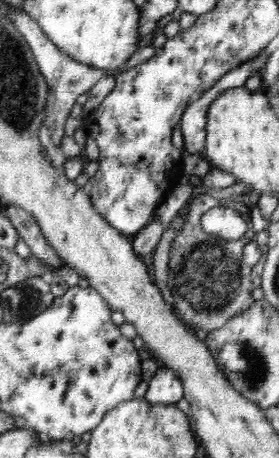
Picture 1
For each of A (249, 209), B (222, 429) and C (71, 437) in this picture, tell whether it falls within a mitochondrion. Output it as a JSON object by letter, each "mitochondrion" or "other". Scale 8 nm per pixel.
{"A":"other","B":"other","C":"other"}

